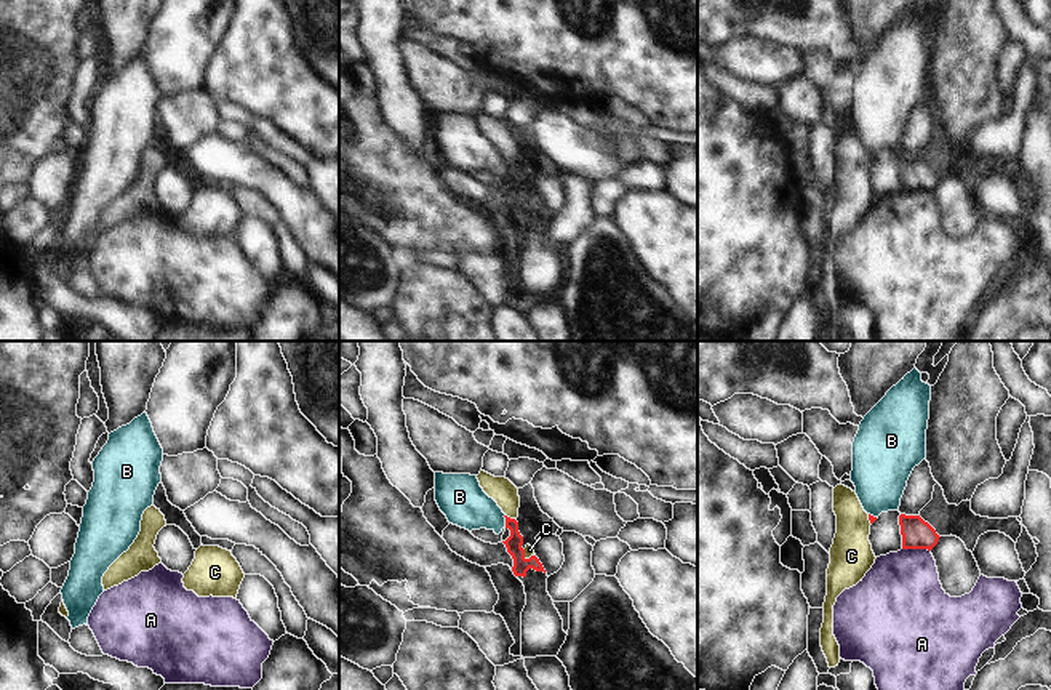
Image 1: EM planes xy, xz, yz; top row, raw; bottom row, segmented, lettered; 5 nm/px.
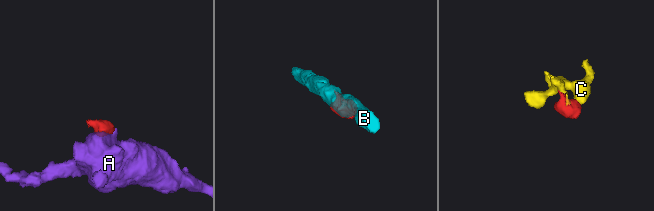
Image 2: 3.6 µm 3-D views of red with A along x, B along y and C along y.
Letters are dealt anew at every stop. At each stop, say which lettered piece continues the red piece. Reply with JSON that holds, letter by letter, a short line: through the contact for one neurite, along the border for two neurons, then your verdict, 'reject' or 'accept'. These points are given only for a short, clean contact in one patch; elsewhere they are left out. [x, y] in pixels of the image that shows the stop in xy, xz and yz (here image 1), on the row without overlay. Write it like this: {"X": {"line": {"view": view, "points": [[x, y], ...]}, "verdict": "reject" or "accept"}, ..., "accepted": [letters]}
{"A": {"line": {"view": "yz", "points": [[903, 189], [927, 189], [930, 192]]}, "verdict": "reject"}, "B": {"line": {"view": "xz", "points": [[504, 156], [506, 168]]}, "verdict": "reject"}, "C": {"line": {"view": "xz", "points": [[514, 184], [514, 168], [509, 159], [509, 143], [499, 130]]}, "verdict": "accept"}, "accepted": ["C"]}

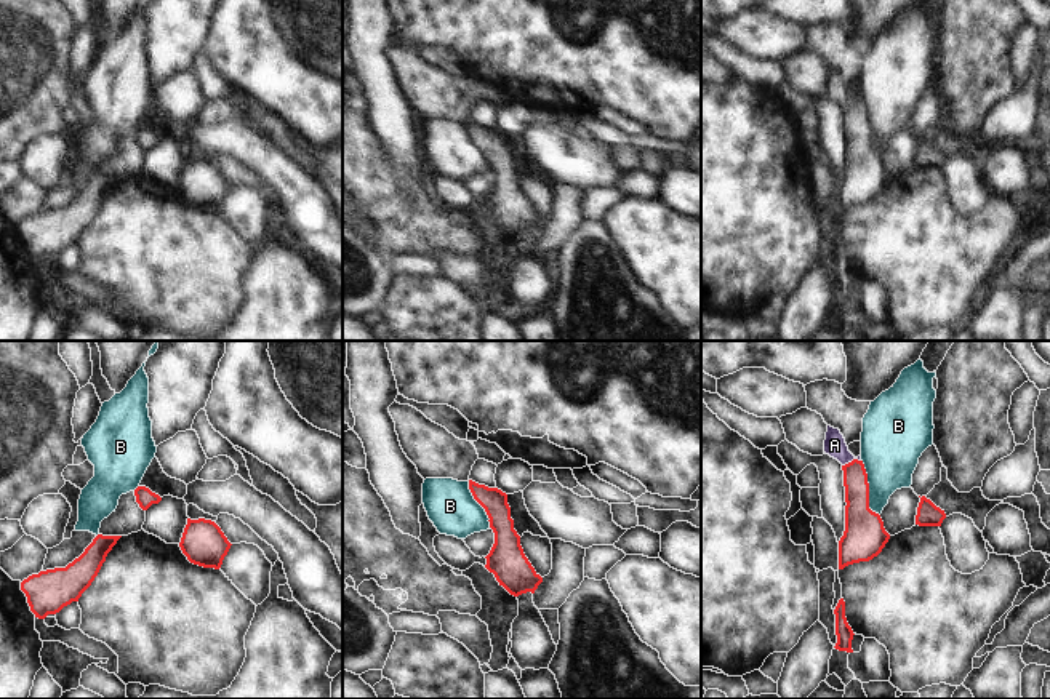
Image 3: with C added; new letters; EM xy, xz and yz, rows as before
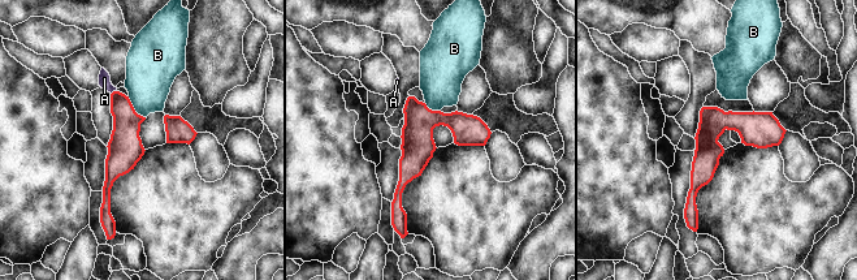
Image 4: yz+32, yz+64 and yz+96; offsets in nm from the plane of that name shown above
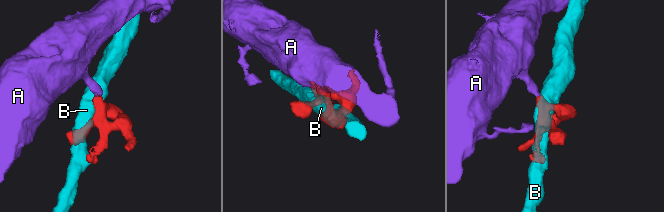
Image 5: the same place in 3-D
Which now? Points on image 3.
{"A": {"line": {"view": "yz", "points": [[855, 120], [852, 103], [834, 87]]}, "verdict": "accept"}, "B": {"verdict": "reject"}, "accepted": ["A"]}

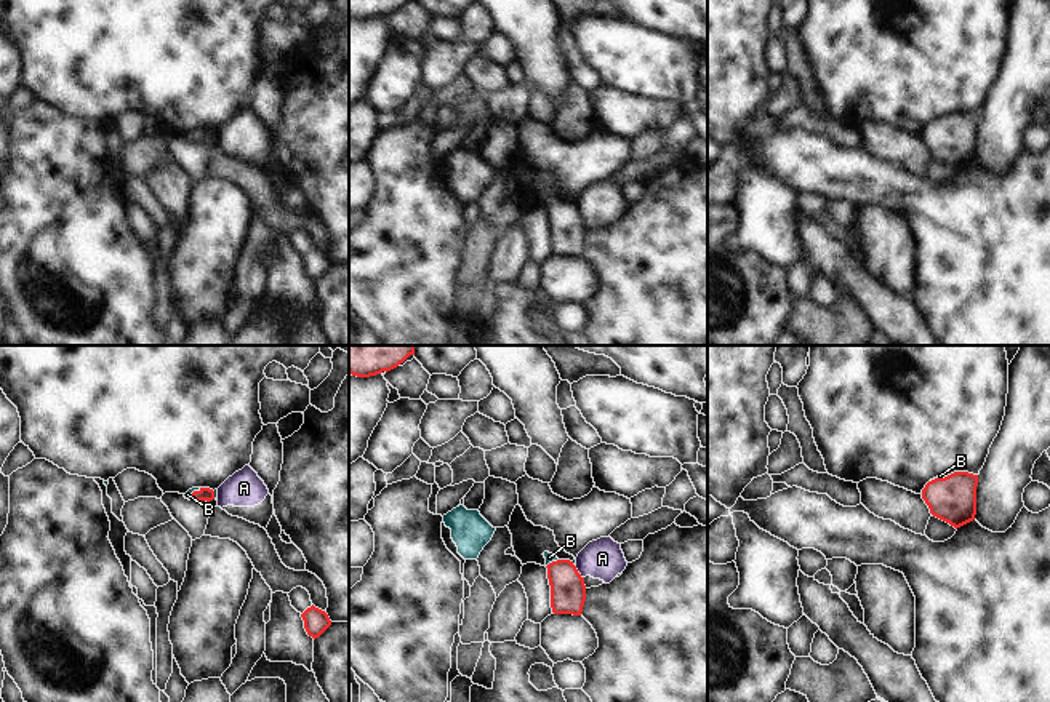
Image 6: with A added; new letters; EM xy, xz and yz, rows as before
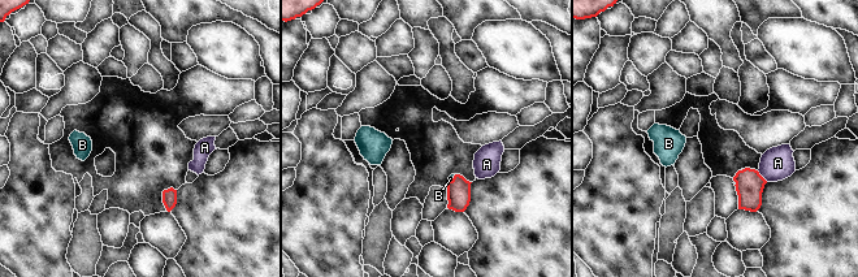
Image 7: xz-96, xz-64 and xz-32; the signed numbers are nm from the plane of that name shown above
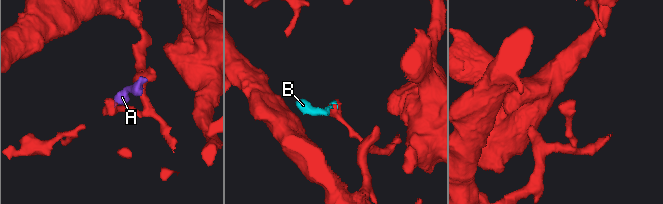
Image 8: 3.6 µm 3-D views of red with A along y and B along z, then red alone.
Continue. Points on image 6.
{"A": {"line": {"view": "xz", "points": [[573, 207], [583, 219]]}, "verdict": "reject"}, "B": {"line": {"view": "xy", "points": [[207, 136], [192, 135], [188, 136]]}, "verdict": "accept"}, "accepted": ["B"]}

